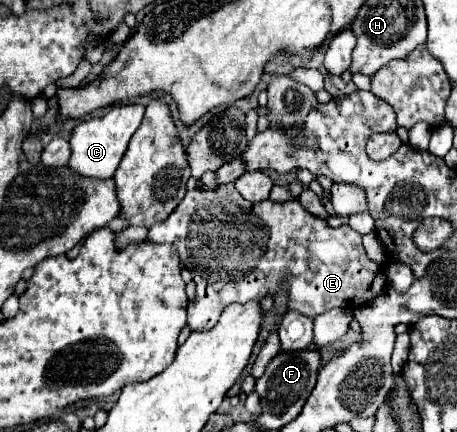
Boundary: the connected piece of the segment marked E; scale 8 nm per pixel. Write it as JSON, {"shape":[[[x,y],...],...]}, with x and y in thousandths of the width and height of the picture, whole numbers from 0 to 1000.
{"shape":[[[510,426],[479,431],[462,444],[440,435],[409,440],[405,463],[383,481],[383,491],[374,491],[357,514],[326,528],[322,556],[348,565],[379,565],[392,583],[396,606],[422,634],[431,671],[427,690],[409,704],[409,750],[418,755],[418,764],[466,759],[497,704],[536,704],[540,694],[571,694],[589,671],[602,681],[615,653],[628,653],[632,662],[632,713],[676,736],[694,736],[698,727],[737,708],[751,713],[751,704],[755,718],[799,708],[816,699],[847,662],[838,616],[803,597],[799,574],[790,565],[790,546],[759,519],[724,528],[711,509],[685,500],[672,481],[663,481],[654,463],[632,463],[619,472],[602,472],[593,463],[545,472],[545,463],[536,463]]]}

